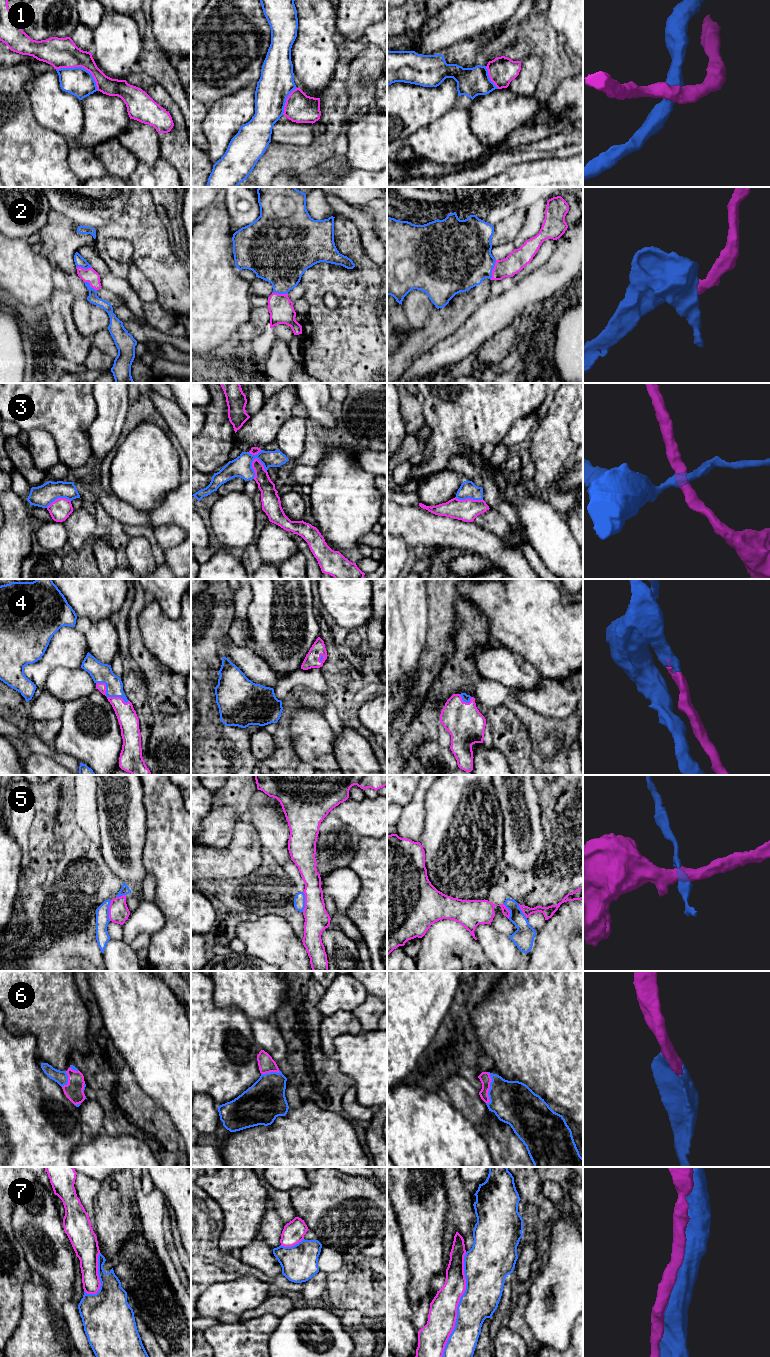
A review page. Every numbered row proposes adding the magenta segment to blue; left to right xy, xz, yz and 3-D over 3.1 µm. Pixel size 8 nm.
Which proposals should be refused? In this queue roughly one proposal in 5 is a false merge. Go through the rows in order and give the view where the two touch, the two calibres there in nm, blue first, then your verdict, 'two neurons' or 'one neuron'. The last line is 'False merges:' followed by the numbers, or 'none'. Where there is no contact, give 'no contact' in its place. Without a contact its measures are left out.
1: xy | 220/240 nm | two neurons
2: yz | 460/160 nm | one neuron
3: xz | 160/130 nm | two neurons
4: xy | 160/160 nm | one neuron
5: xy | 110/160 nm | two neurons
6: yz | 340/90 nm | one neuron
7: yz | 300/220 nm | one neuron
False merges: 1, 3, 5

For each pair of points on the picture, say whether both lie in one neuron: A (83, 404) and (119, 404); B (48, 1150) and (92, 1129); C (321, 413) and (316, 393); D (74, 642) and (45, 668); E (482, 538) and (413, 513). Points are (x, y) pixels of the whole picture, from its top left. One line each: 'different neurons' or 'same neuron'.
A: different neurons
B: different neurons
C: same neuron
D: same neuron
E: same neuron

